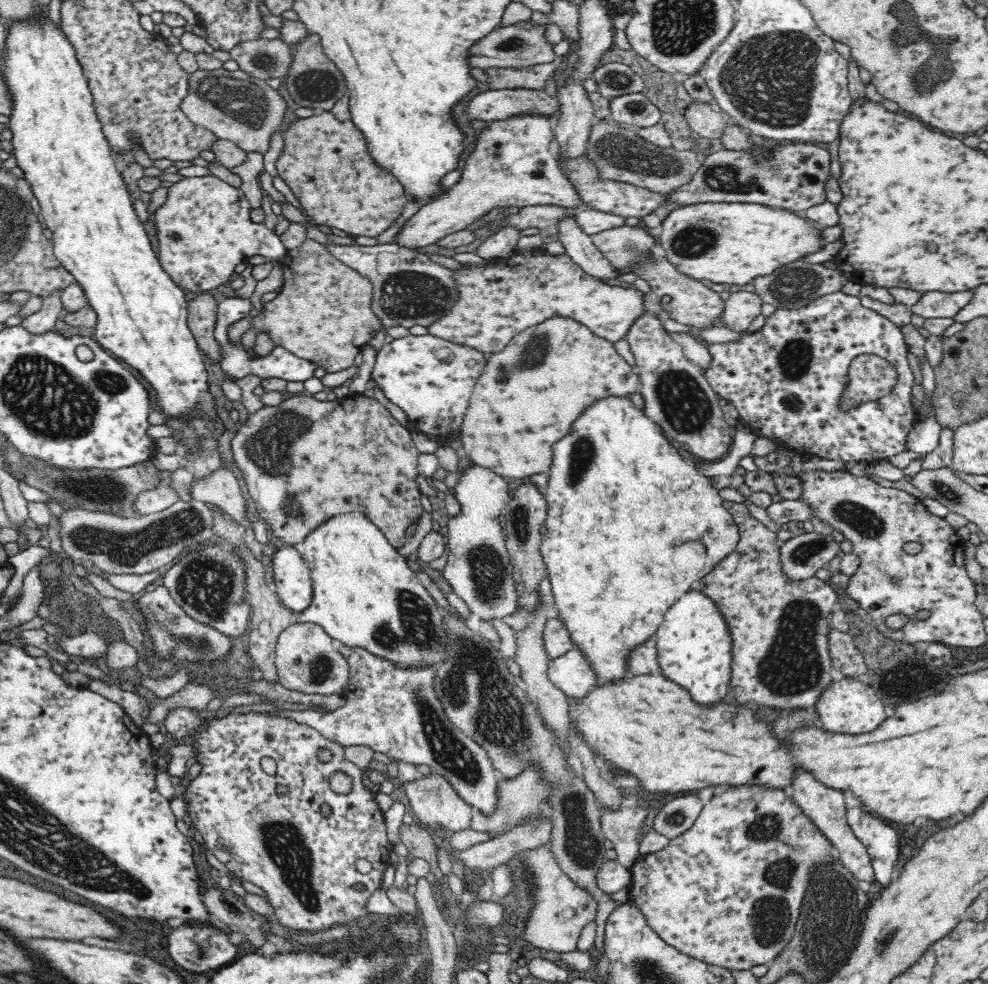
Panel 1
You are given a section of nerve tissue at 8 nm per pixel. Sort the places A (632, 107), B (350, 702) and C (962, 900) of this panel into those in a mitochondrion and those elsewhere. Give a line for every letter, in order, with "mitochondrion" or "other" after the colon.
A: mitochondrion
B: other
C: other

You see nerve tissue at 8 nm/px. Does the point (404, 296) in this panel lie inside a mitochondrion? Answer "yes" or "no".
yes

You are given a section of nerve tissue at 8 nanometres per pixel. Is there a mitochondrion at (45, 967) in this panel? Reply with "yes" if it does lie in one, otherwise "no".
no

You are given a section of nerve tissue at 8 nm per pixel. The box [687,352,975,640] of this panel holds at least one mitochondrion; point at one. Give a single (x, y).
(860, 518)

